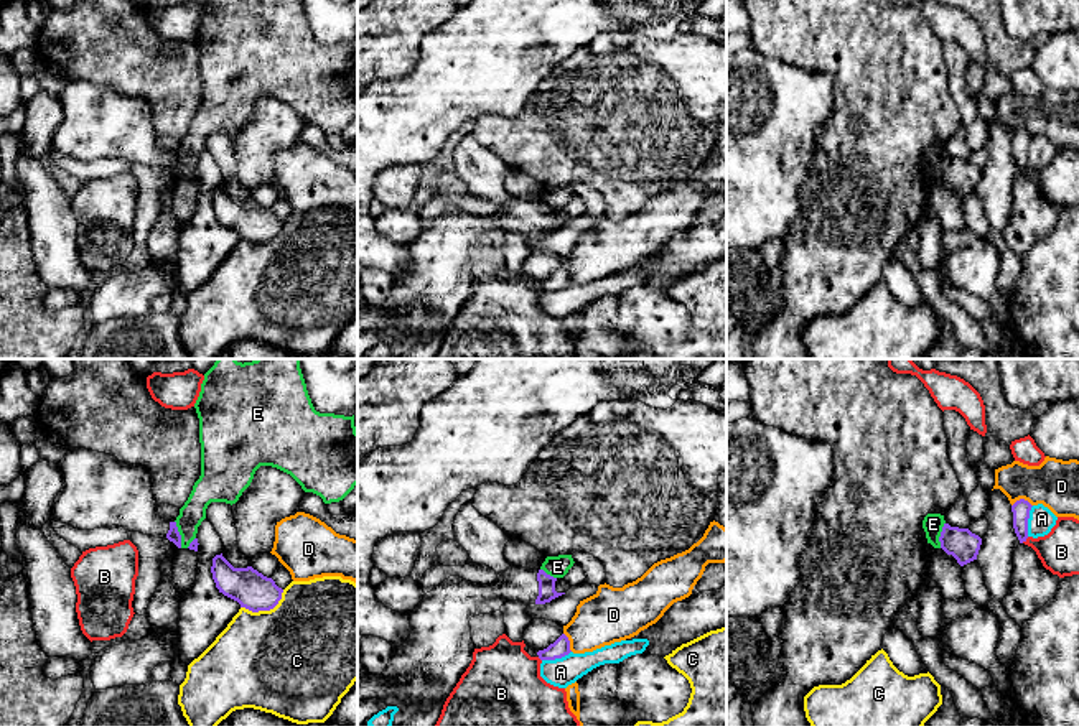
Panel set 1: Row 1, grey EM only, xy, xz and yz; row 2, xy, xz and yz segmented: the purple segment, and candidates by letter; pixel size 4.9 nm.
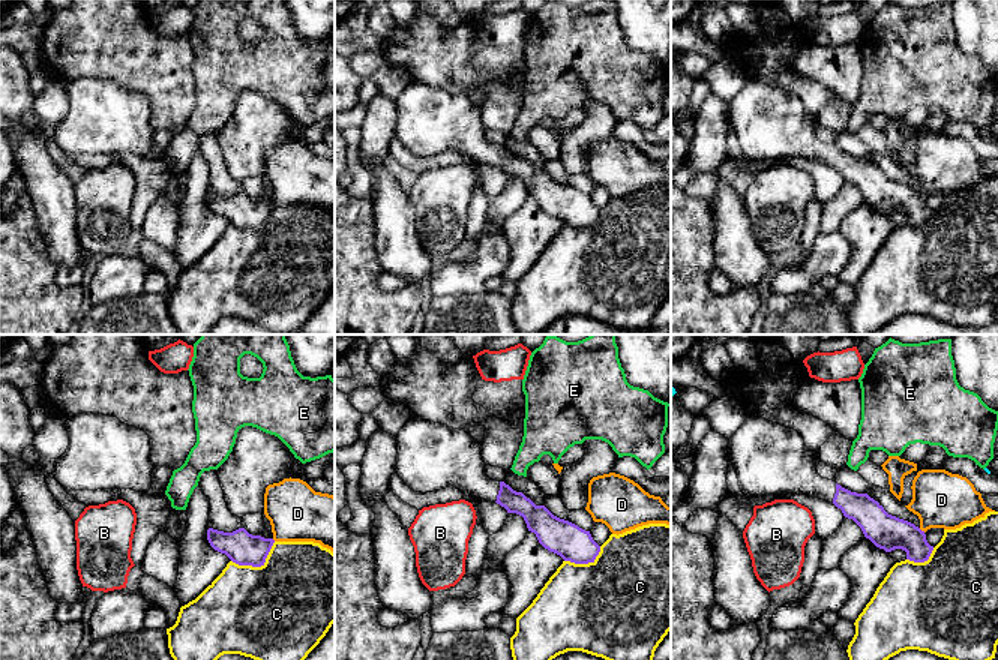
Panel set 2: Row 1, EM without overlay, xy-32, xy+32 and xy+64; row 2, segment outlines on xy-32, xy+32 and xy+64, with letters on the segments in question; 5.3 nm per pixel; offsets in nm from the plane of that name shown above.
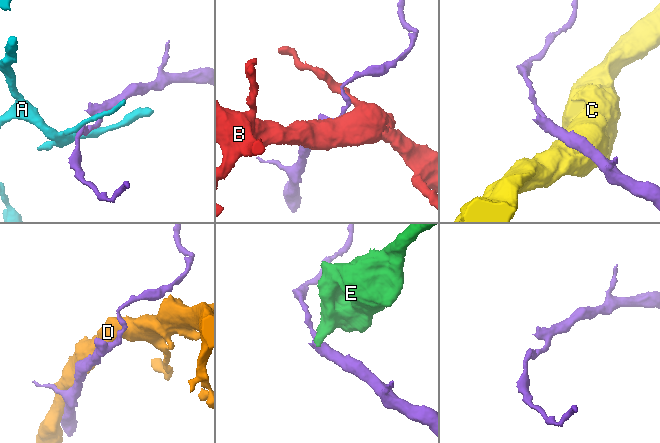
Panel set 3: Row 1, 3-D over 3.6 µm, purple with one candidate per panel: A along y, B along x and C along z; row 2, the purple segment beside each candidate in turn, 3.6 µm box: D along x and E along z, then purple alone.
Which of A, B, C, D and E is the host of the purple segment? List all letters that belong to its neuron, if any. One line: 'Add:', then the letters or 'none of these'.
Add: none of these

